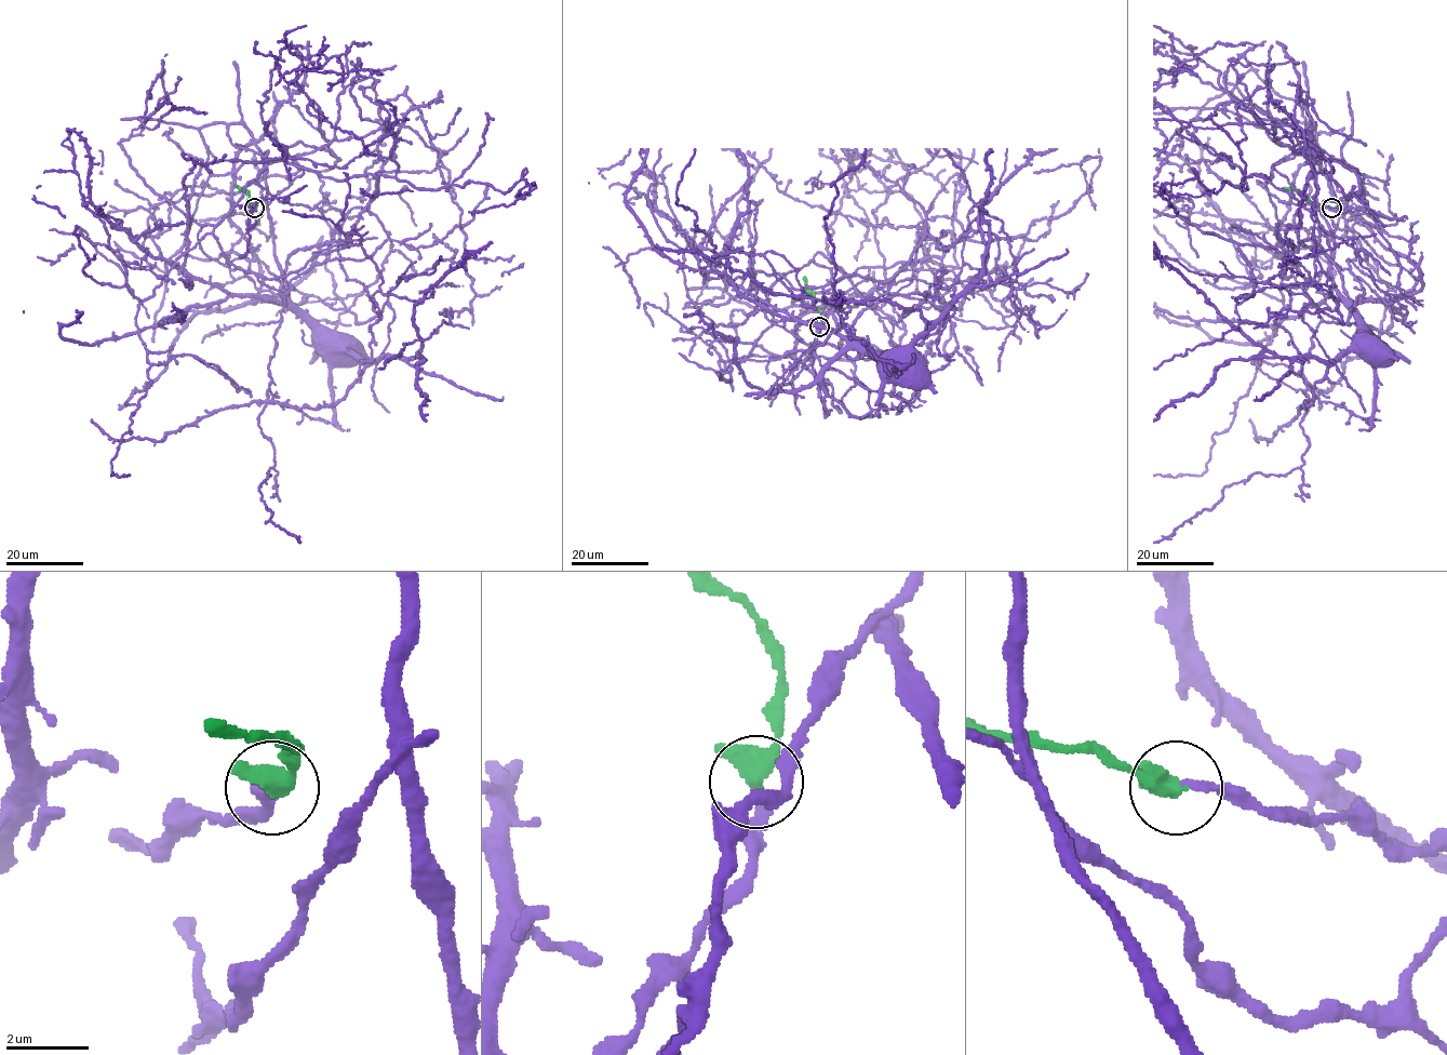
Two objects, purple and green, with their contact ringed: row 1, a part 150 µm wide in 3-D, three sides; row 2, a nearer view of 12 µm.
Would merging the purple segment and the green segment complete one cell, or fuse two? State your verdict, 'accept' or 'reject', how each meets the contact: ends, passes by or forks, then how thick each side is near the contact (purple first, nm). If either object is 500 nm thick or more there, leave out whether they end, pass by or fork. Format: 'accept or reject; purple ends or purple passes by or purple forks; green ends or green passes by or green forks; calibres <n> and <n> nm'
accept; purple ends; green passes by; calibres 200 and 400 nm

